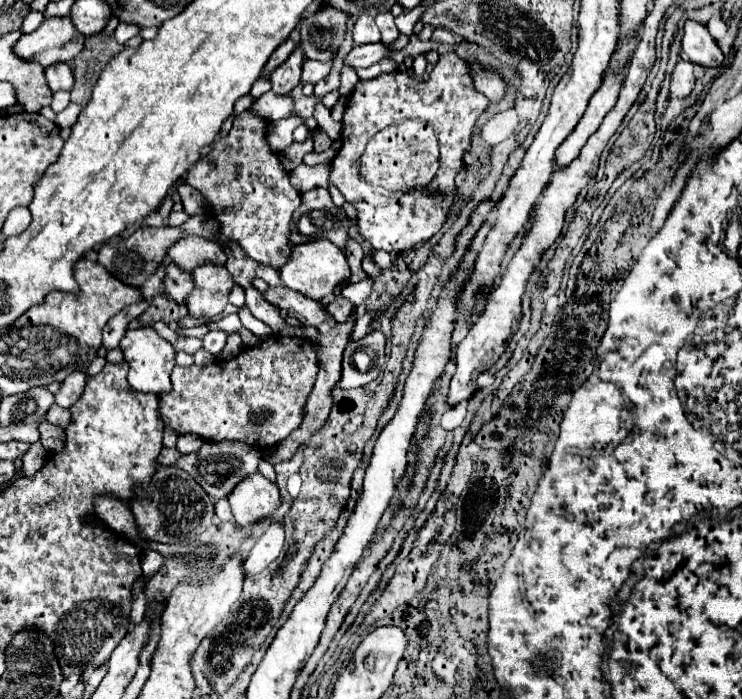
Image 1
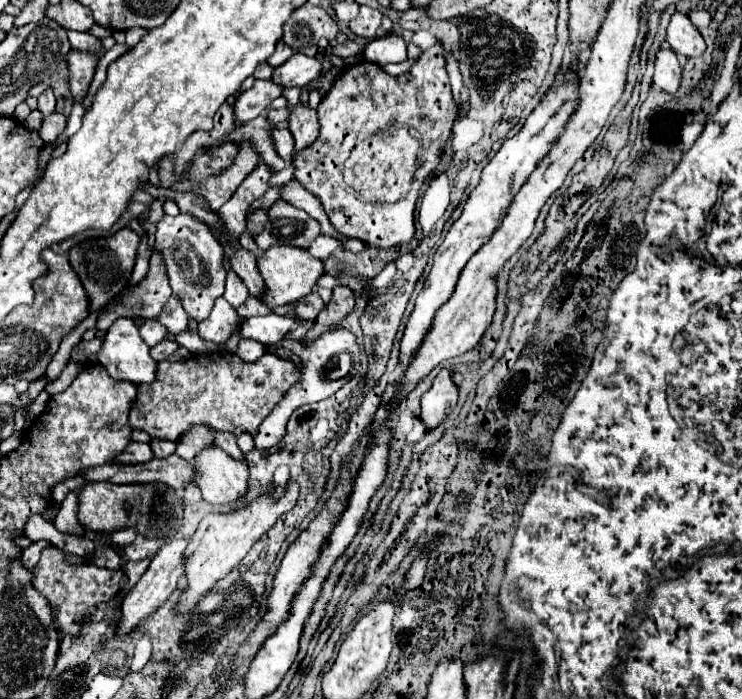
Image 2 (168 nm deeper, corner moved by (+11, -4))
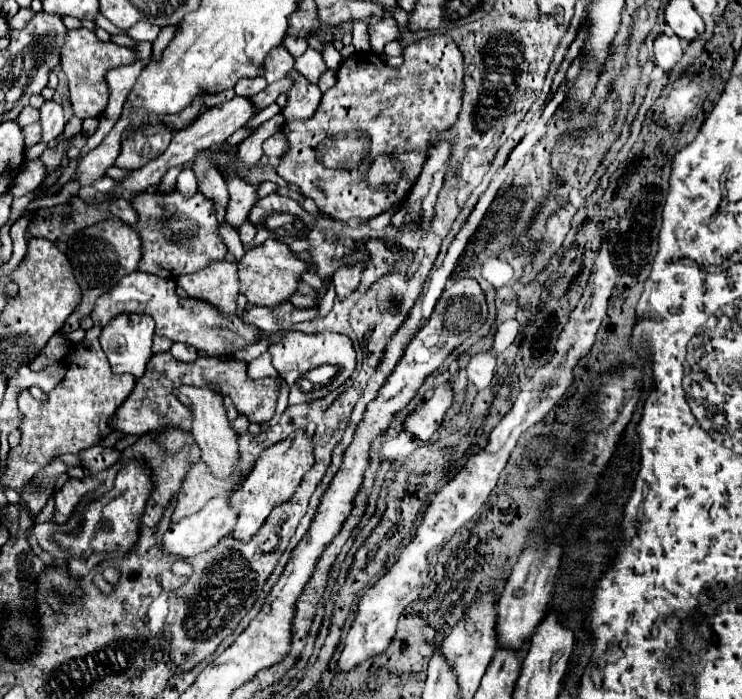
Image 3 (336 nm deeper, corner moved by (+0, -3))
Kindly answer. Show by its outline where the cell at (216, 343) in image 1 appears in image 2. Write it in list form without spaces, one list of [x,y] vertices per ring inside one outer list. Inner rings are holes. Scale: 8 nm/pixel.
[[[221,296],[215,300],[211,314],[199,322],[199,336],[211,342],[225,342],[239,328],[239,324],[239,314]]]

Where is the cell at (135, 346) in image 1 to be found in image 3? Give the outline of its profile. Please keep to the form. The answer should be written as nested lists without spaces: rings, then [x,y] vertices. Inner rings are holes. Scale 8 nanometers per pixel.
[[[124,313],[114,317],[100,335],[100,345],[102,351],[106,353],[110,367],[114,373],[132,373],[134,377],[144,375],[148,361],[152,359],[152,337],[154,337],[154,323],[152,317],[148,315],[134,315],[134,313]]]

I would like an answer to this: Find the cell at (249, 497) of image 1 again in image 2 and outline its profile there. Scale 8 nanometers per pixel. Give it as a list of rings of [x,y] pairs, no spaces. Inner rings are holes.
[[[217,444],[203,448],[193,458],[195,484],[211,504],[237,502],[247,492],[247,468]]]

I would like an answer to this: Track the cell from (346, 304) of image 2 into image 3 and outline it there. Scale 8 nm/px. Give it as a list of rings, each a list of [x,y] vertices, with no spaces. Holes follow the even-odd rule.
[[[352,265],[352,267],[342,267],[342,269],[338,269],[338,271],[332,275],[332,283],[334,283],[336,295],[338,295],[340,299],[352,295],[352,293],[358,289],[360,273],[362,273],[362,267],[360,267],[360,265]]]

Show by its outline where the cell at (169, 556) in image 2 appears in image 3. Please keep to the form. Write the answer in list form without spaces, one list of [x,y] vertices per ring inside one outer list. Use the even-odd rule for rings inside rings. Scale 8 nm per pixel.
[[[220,495],[220,497],[212,499],[212,501],[206,503],[204,509],[198,511],[196,515],[190,515],[190,517],[182,519],[180,523],[172,525],[172,527],[164,533],[164,537],[162,537],[164,553],[170,555],[170,557],[188,559],[188,557],[194,557],[194,555],[200,555],[200,553],[210,551],[222,537],[226,537],[226,535],[232,531],[234,523],[236,523],[236,511],[226,505],[226,497],[228,497],[228,495]]]

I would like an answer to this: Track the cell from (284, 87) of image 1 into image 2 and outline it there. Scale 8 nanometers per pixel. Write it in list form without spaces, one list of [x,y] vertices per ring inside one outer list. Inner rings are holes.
[[[257,80],[255,86],[247,92],[243,92],[235,104],[233,104],[233,110],[235,110],[235,120],[237,120],[237,126],[243,126],[247,122],[251,122],[253,118],[261,116],[267,112],[269,104],[281,96],[281,90],[283,88],[277,88],[277,84],[273,84],[271,80]]]

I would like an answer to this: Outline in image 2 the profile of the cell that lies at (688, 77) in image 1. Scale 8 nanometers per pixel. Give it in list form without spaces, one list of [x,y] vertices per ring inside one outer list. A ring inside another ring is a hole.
[[[659,48],[655,54],[655,74],[653,86],[675,94],[681,84],[681,64],[671,48]]]

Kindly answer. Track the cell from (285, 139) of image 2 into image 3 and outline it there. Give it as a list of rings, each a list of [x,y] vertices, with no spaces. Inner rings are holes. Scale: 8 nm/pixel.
[[[280,131],[280,133],[272,135],[270,139],[266,139],[262,149],[264,149],[264,155],[268,157],[268,165],[276,167],[280,163],[280,159],[290,151],[290,143],[288,143],[286,135]]]

